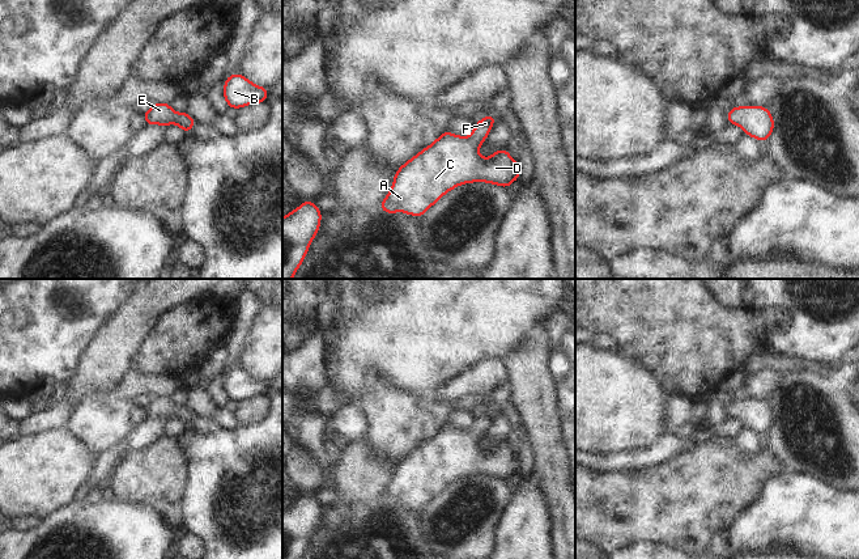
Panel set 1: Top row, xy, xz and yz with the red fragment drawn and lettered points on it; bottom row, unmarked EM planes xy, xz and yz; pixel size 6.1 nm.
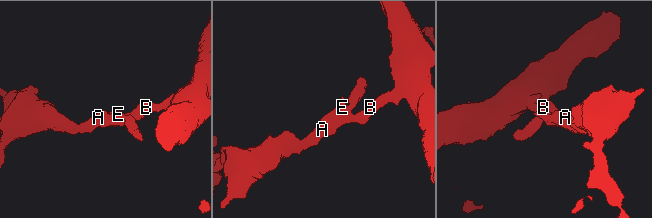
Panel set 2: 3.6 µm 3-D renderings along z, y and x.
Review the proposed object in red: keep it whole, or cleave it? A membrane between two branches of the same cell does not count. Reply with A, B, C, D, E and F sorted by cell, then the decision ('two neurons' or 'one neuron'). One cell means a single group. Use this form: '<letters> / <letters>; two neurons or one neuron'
A B C D E F; one neuron

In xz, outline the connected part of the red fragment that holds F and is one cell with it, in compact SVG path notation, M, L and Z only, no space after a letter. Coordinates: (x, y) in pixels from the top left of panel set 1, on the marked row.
M492 114L484 117L468 137L445 131L431 145L397 169L392 190L379 204L382 211L422 216L458 185L490 182L509 187L520 178L518 162L506 148L489 158L479 156L477 148L485 141L494 122Z

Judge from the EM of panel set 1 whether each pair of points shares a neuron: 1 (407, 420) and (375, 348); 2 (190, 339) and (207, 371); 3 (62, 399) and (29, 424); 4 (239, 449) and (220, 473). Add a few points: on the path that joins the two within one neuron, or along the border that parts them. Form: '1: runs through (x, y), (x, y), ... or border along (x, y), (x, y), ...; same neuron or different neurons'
1: border along (361, 393), (374, 371), (420, 397); different neurons
2: border along (220, 347), (203, 363); different neurons
3: runs through (55, 409), (42, 422), (38, 422); same neuron
4: runs through (238, 454), (225, 468); same neuron

